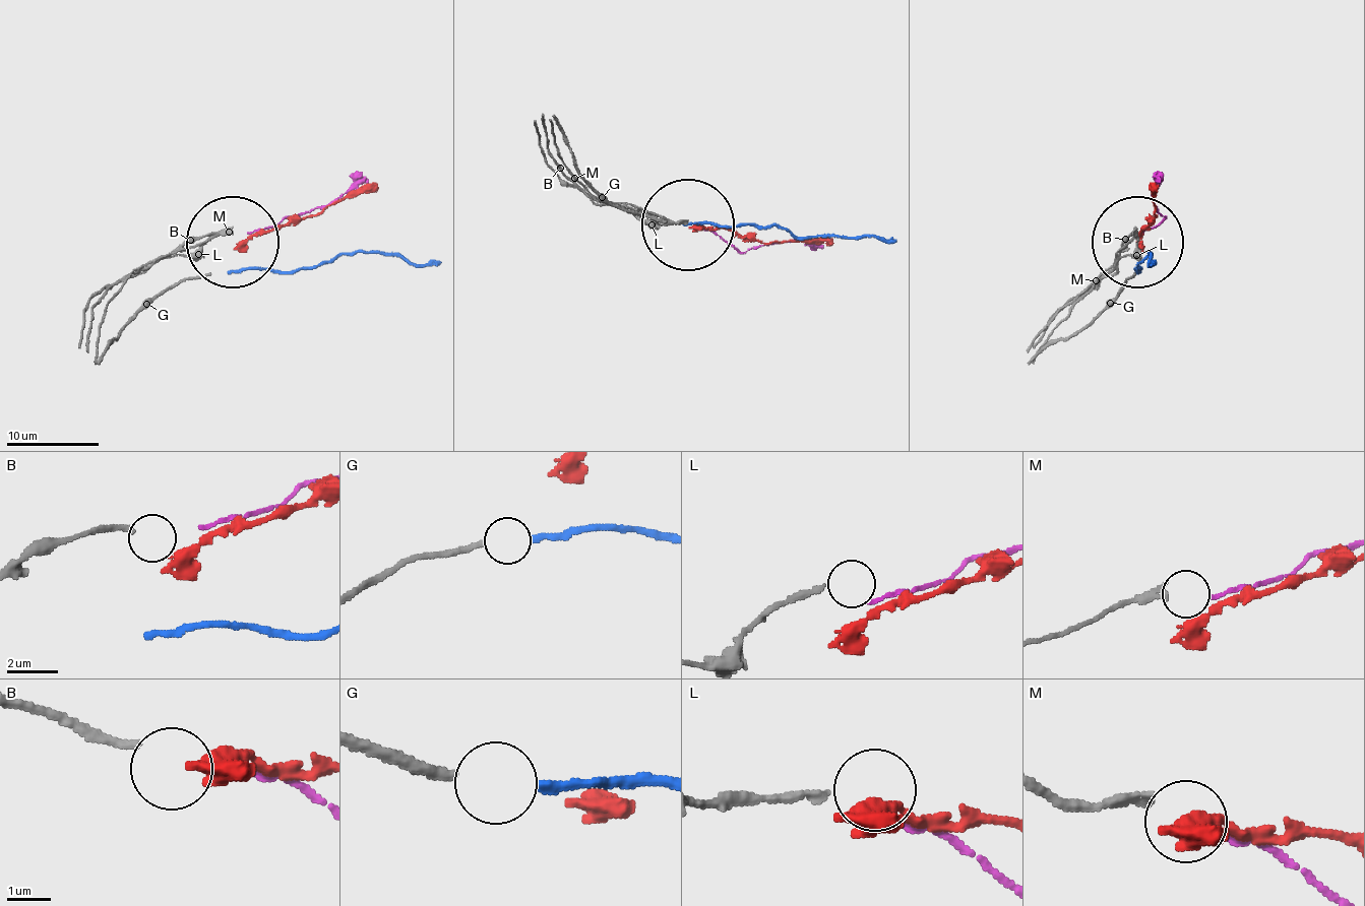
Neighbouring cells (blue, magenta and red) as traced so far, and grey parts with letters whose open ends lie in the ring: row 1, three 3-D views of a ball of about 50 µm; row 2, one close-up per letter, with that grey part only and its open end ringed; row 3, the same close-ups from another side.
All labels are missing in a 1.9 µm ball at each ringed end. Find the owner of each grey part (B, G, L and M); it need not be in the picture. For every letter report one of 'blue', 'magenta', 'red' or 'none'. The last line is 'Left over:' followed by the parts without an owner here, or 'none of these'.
B: none
G: blue
L: none
M: magenta
Left over: B, L

